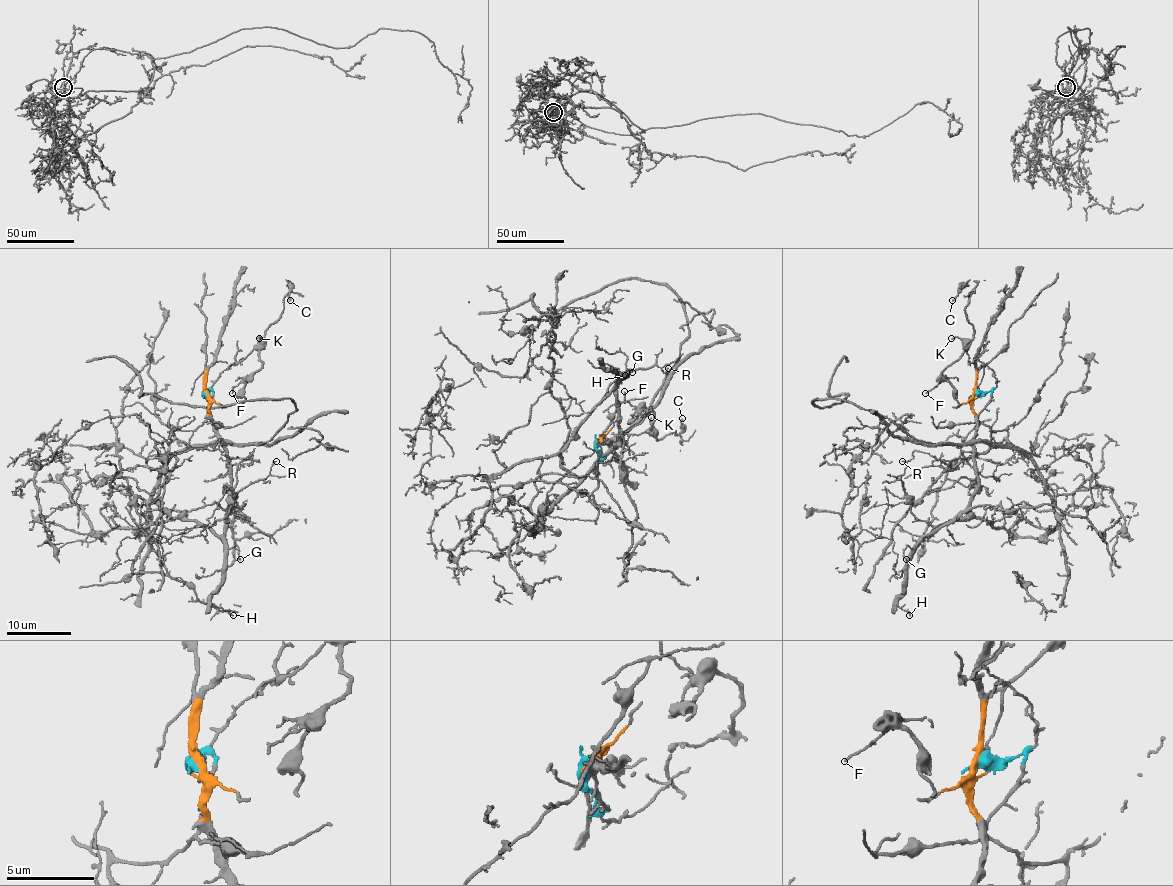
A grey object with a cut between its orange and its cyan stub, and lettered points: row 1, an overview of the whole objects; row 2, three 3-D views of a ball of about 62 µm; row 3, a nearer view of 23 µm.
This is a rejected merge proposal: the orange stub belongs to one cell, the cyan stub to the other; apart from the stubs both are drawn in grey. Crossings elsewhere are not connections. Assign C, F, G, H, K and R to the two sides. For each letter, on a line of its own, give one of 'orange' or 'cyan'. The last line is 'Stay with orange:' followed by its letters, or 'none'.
C: cyan
F: cyan
G: orange
H: orange
K: cyan
R: orange
Stay with orange: G, H, R

